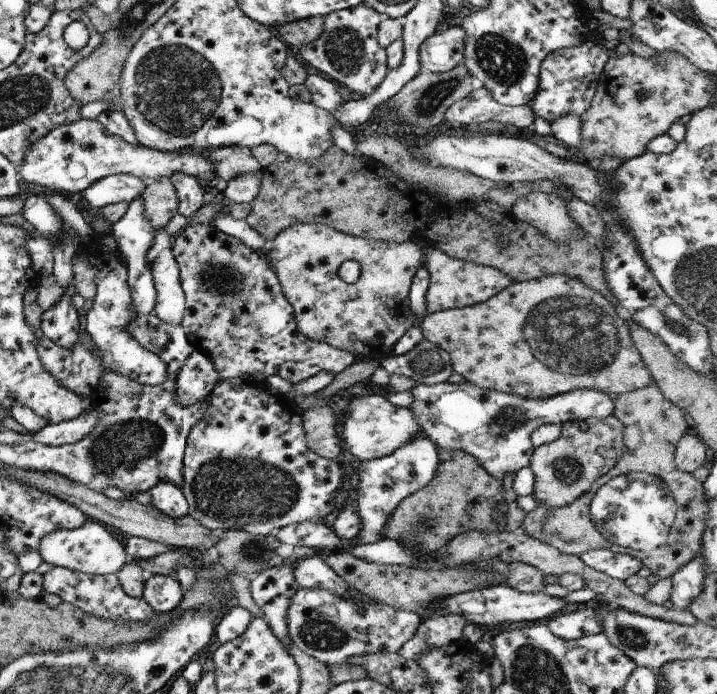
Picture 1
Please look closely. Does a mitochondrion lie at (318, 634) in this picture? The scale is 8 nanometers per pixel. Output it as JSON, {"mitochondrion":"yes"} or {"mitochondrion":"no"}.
{"mitochondrion":"yes"}

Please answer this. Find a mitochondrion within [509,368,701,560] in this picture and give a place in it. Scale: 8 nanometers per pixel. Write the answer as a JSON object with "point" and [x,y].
{"point":[629,509]}

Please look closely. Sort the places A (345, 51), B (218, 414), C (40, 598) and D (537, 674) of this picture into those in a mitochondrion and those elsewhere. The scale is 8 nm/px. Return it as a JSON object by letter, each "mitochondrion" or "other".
{"A":"mitochondrion","B":"other","C":"other","D":"mitochondrion"}

